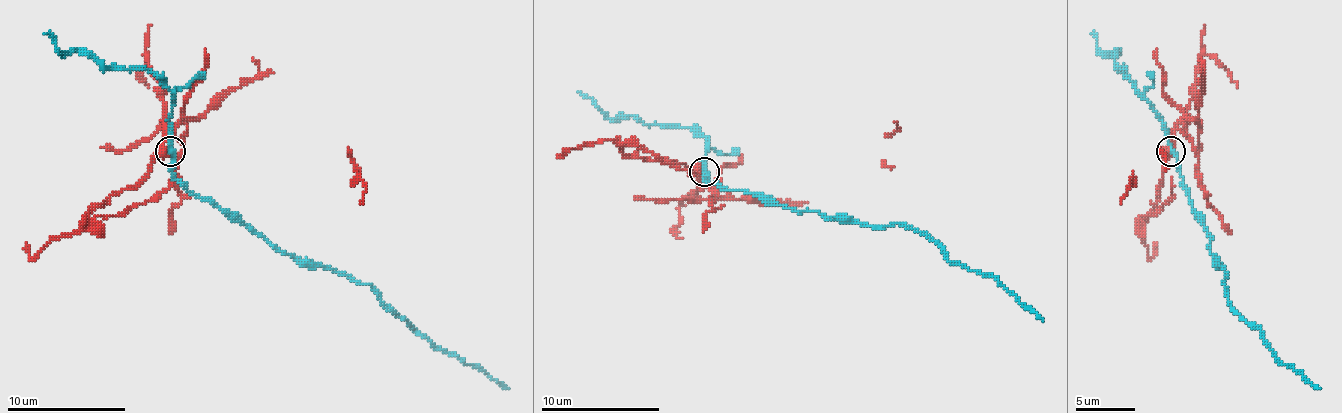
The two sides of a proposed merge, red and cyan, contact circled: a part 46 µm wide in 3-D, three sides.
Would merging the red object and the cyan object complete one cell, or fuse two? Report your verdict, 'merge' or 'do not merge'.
do not merge

